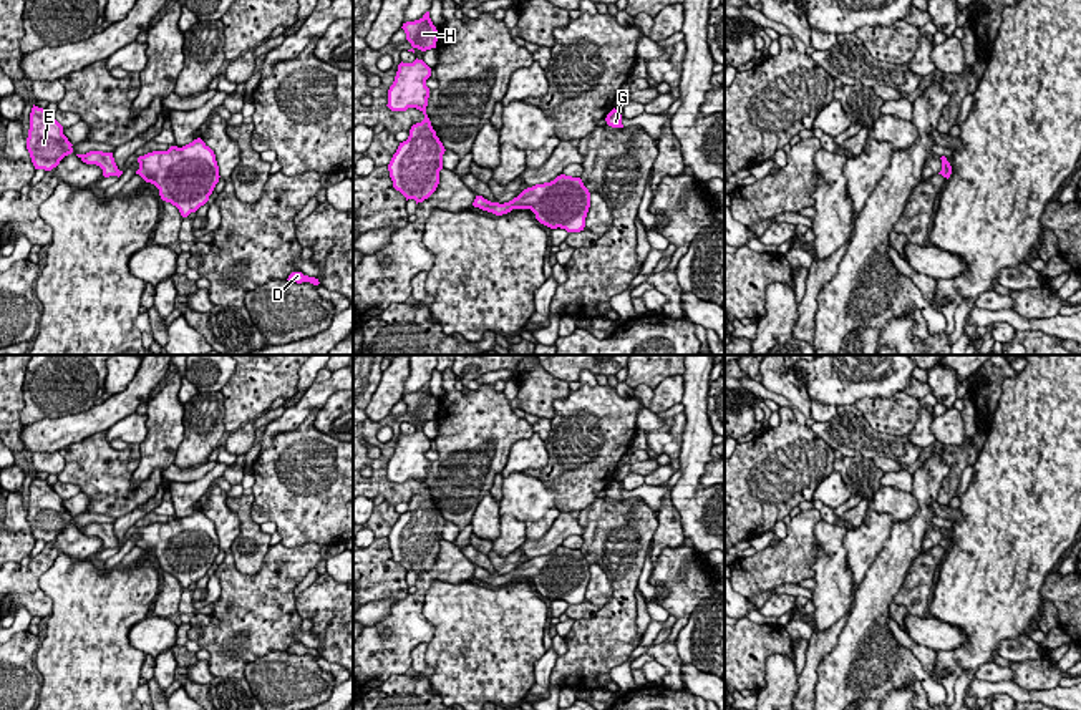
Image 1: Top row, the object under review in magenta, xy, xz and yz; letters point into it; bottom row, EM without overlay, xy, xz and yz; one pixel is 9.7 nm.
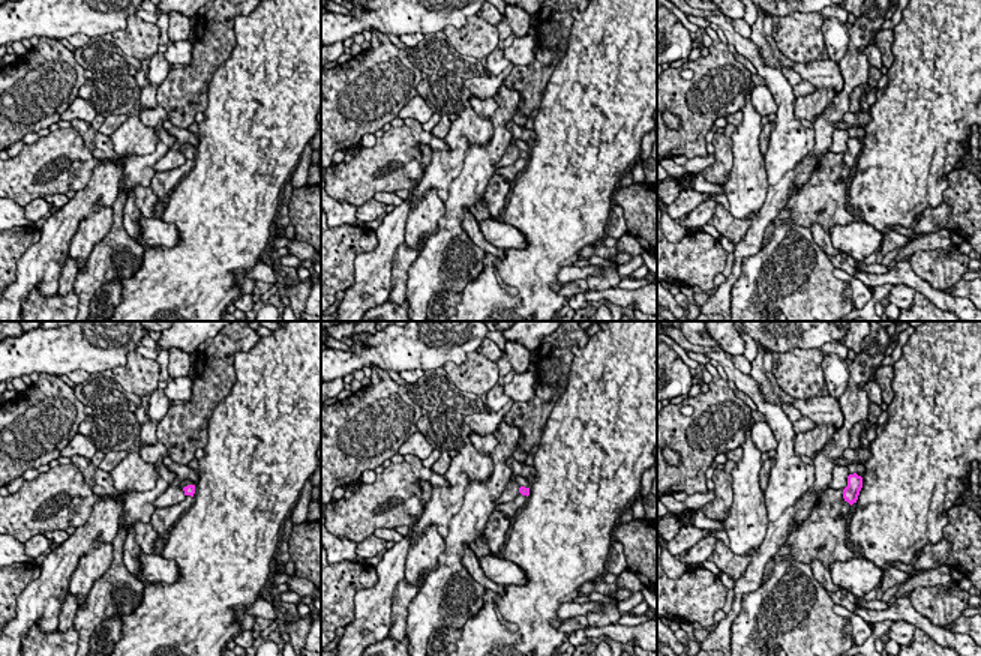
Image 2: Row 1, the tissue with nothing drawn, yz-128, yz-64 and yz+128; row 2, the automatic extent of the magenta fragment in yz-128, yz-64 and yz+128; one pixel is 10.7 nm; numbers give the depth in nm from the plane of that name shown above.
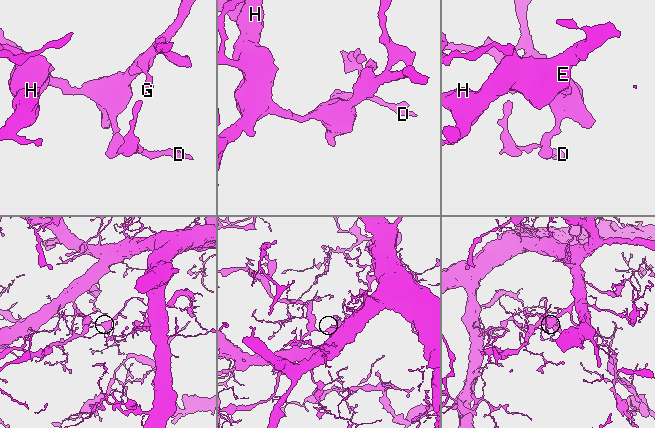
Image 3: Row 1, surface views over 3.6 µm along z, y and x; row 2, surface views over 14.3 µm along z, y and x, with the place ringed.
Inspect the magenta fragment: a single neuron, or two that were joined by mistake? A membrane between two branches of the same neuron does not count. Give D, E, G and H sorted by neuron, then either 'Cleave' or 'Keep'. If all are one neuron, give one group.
Groups: D E G H. Keep

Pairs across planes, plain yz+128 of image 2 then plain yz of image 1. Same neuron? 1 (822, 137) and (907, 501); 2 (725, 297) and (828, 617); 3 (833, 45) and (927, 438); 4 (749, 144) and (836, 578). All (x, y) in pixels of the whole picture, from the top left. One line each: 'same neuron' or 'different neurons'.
1: different neurons
2: different neurons
3: same neuron
4: same neuron

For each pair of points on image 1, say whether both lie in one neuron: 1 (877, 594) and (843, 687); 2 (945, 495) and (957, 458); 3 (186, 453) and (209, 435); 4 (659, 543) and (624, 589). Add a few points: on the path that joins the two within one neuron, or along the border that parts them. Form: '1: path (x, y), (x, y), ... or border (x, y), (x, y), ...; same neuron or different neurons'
1: path (869, 617), (866, 636), (849, 664); same neuron
2: path (950, 486), (955, 466); same neuron
3: path (191, 450), (204, 437); same neuron
4: border (657, 515), (657, 530), (650, 543); different neurons

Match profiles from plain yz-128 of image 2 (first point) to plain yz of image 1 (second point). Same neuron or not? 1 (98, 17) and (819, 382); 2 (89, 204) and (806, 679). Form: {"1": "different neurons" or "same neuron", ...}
{"1": "same neuron", "2": "different neurons"}

